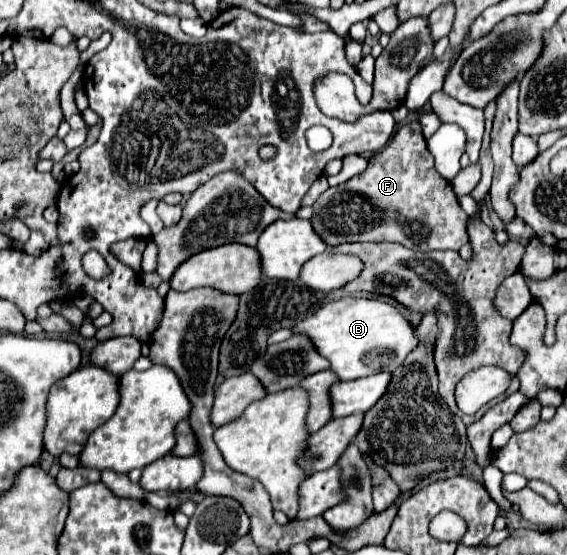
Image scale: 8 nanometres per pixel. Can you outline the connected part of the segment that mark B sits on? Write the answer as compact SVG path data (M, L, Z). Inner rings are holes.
M344 297L326 303L316 313L300 321L294 329L312 339L316 349L330 361L332 371L342 381L368 377L380 371L394 371L418 345L416 325L412 325L398 309L380 299Z

